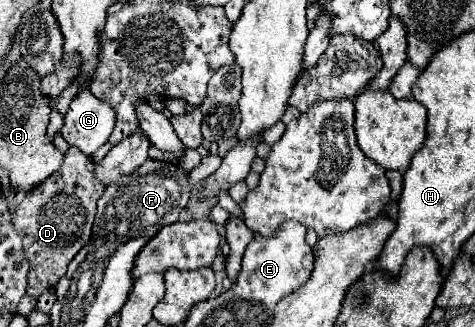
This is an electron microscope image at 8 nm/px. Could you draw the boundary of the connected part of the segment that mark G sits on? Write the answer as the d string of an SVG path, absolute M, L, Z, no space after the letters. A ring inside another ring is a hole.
M82 89L70 103L62 135L68 145L78 147L86 155L94 155L94 151L108 141L114 123L114 109L94 97L88 89Z

